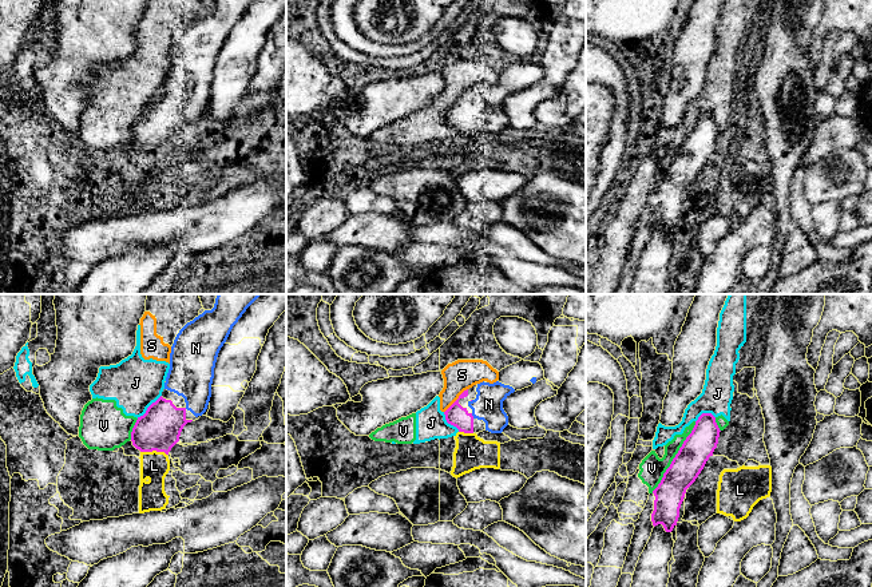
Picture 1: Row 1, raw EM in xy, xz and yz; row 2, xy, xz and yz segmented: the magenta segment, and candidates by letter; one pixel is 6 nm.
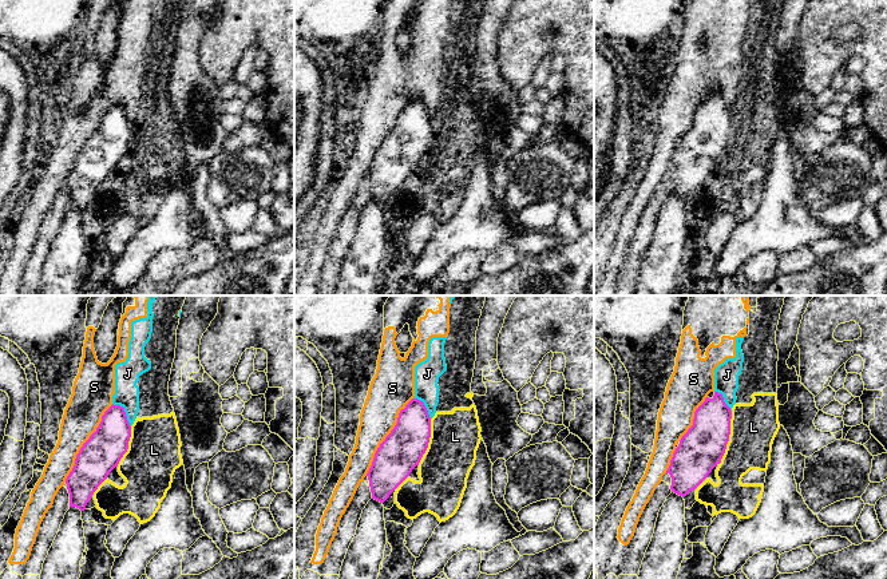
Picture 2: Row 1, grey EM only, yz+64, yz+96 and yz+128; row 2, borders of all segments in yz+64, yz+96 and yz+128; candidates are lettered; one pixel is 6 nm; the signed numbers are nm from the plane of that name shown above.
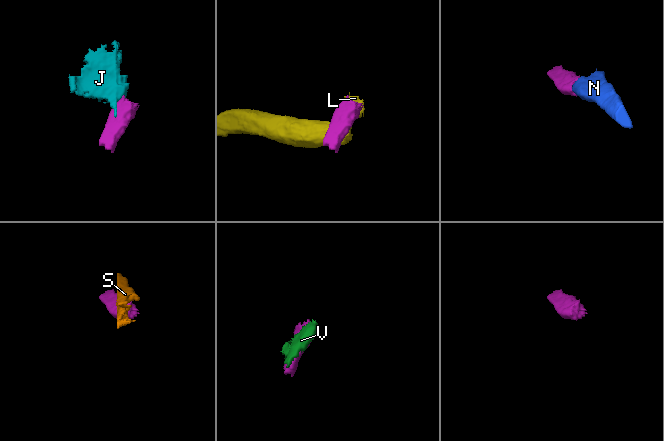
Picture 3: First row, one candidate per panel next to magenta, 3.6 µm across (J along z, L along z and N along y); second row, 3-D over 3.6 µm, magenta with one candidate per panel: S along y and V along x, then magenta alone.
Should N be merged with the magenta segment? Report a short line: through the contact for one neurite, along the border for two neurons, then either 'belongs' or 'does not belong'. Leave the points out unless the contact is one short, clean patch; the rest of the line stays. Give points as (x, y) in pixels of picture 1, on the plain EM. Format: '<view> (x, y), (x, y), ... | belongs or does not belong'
belongs

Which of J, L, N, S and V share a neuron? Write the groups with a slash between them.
J S V / L / N

